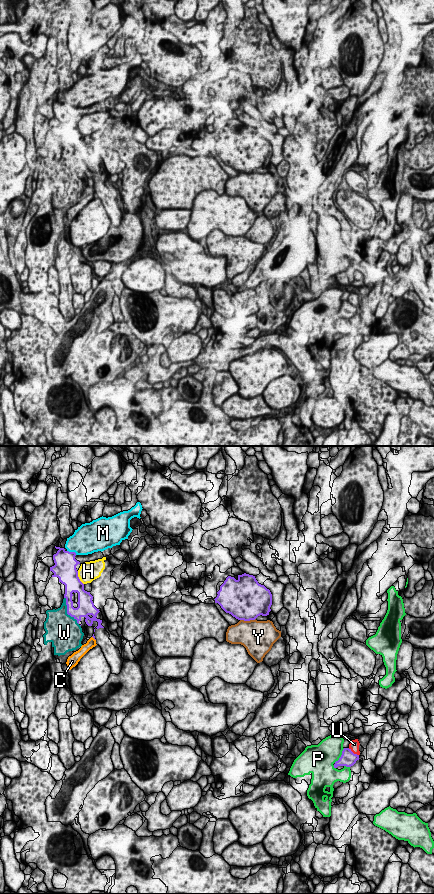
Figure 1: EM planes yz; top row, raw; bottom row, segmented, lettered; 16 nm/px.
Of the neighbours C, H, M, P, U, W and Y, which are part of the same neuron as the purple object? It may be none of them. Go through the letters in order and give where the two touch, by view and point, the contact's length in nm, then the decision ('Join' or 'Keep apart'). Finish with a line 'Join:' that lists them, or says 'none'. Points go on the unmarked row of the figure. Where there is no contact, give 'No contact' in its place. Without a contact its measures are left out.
C: Touches purple at yz (93, 189). Shared border 100 nm. Keep apart
H: Touches purple at yz (78, 130). Shared border 240 nm. Keep apart
M: Touches purple at yz (72, 104). Shared border 170 nm. Keep apart
P: Touches purple at yz (341, 308). Shared border 300 nm. Keep apart
U: Touches purple at yz (352, 304). Shared border 220 nm. Keep apart
W: Touches purple at yz (67, 165). Shared border 550 nm. Join
Y: Touches purple at yz (247, 172). Shared border 260 nm. Keep apart
Join: W

